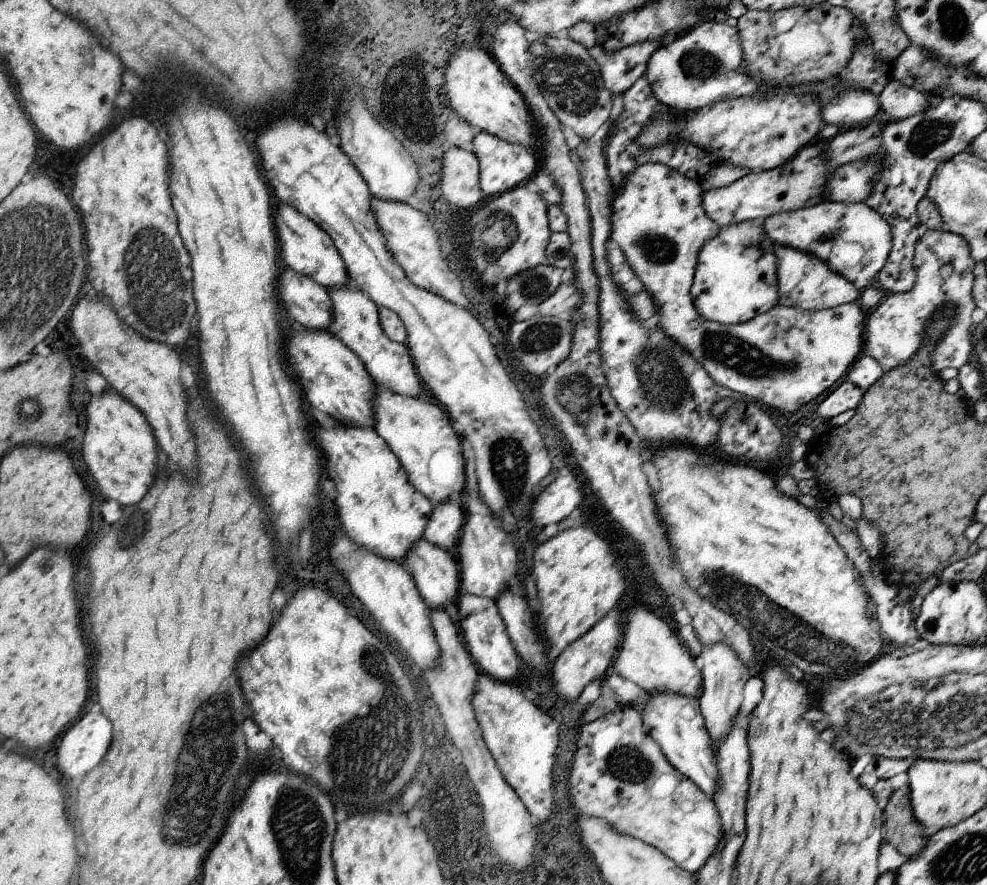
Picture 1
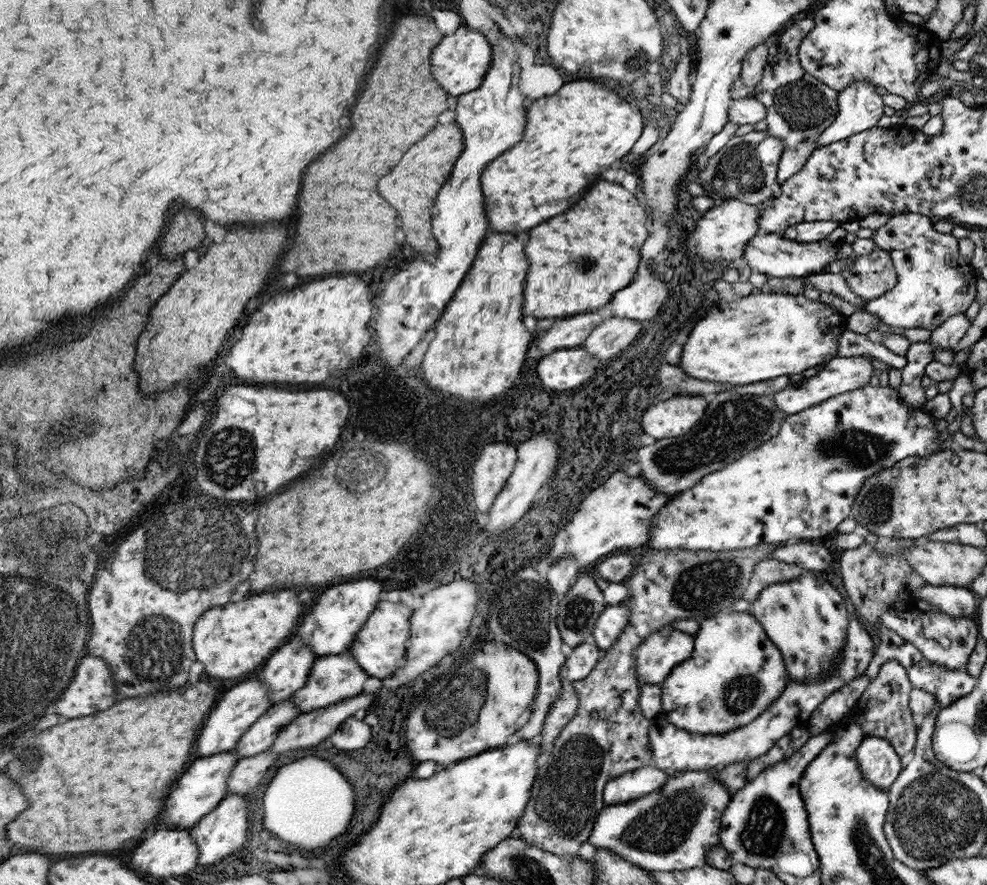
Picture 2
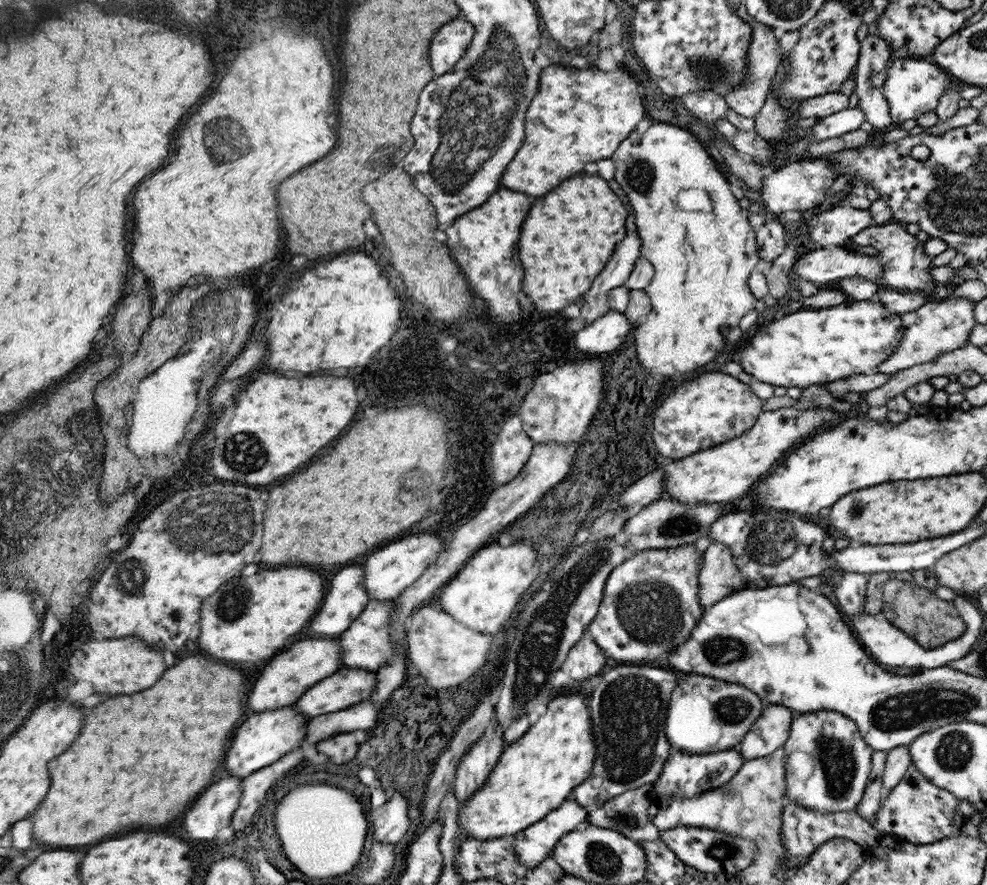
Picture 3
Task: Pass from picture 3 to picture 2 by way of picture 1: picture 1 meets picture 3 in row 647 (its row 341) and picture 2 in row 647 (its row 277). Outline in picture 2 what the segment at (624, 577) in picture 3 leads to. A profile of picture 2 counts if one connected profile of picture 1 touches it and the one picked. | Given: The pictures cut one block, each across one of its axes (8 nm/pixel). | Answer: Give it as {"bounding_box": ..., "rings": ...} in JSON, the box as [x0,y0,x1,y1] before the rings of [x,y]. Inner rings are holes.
{"bounding_box":[591,604,629,652],"rings":[[[625,604],[605,606],[605,610],[599,614],[595,628],[591,632],[595,646],[601,652],[611,650],[627,624],[629,624],[629,608],[625,608]]]}

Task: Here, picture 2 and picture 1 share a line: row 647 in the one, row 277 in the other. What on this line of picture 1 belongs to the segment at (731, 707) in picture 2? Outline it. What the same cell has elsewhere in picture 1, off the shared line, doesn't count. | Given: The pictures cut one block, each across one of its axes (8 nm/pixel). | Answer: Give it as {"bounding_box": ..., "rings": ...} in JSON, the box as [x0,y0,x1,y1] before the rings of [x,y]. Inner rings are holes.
{"bounding_box":[691,222,777,326],"rings":[[[739,222],[721,230],[715,240],[701,248],[697,260],[691,298],[707,322],[723,326],[745,324],[777,306],[777,258],[773,256],[773,240],[763,234],[759,222]]]}

